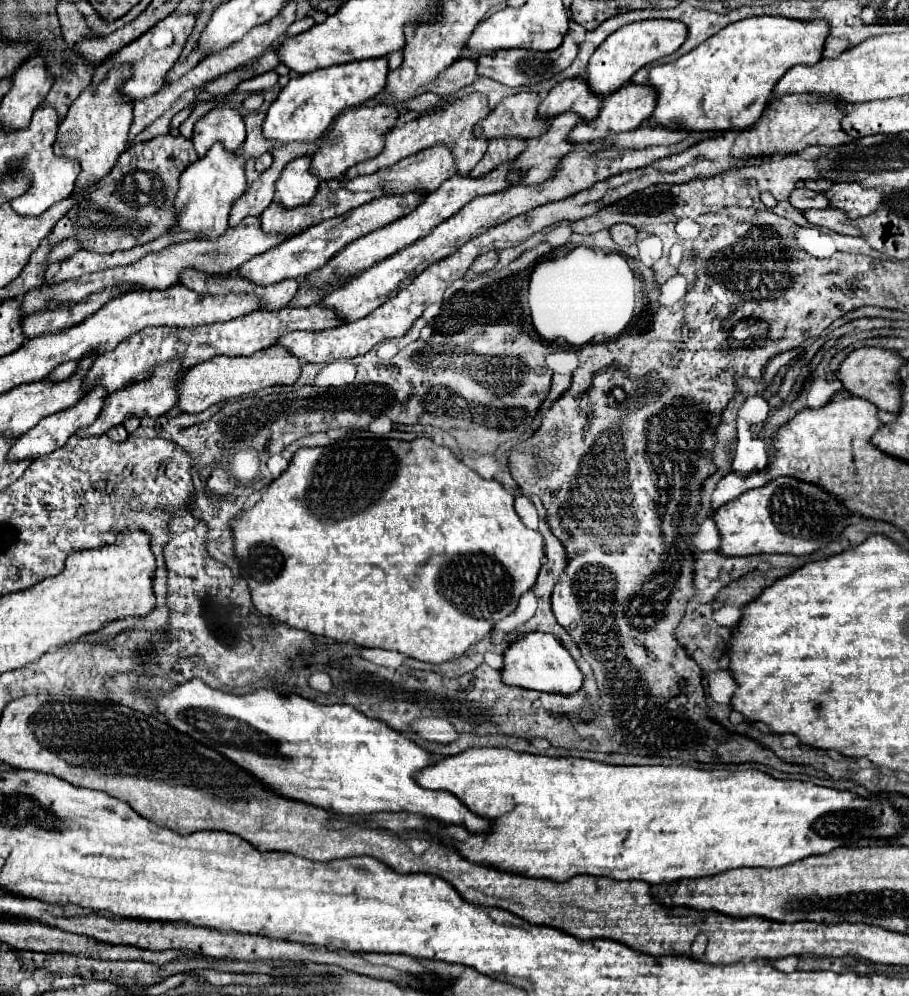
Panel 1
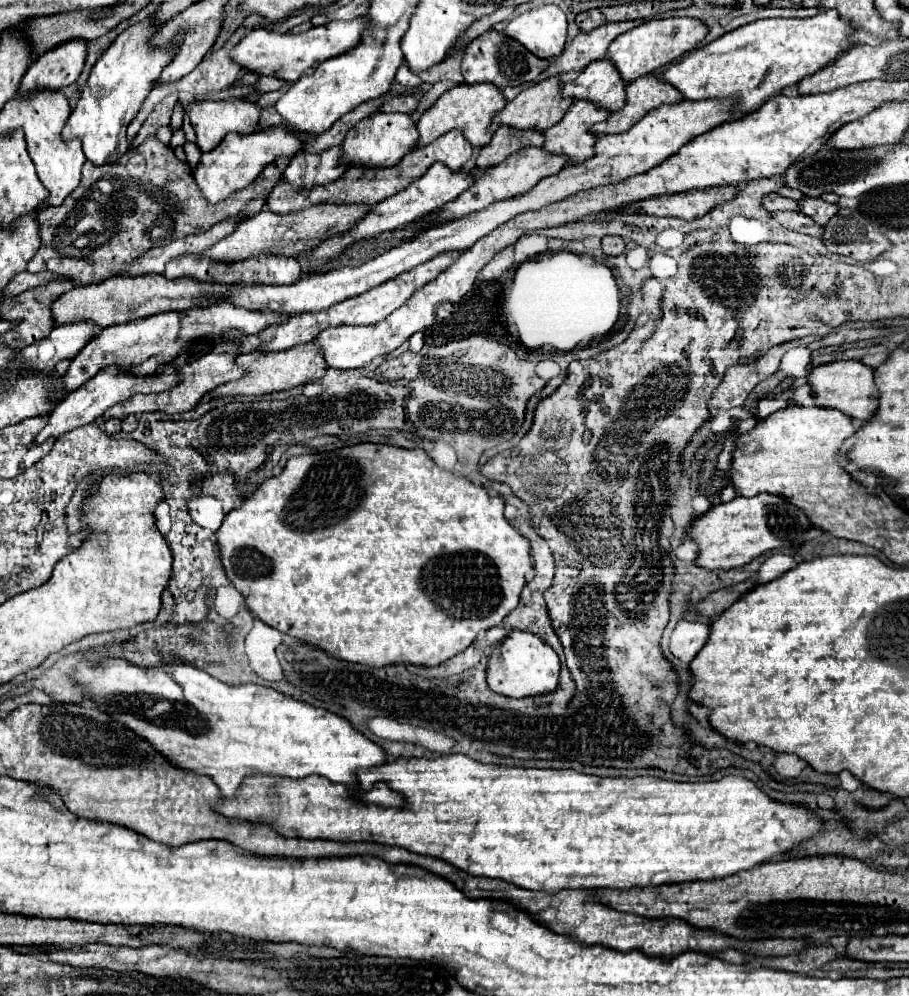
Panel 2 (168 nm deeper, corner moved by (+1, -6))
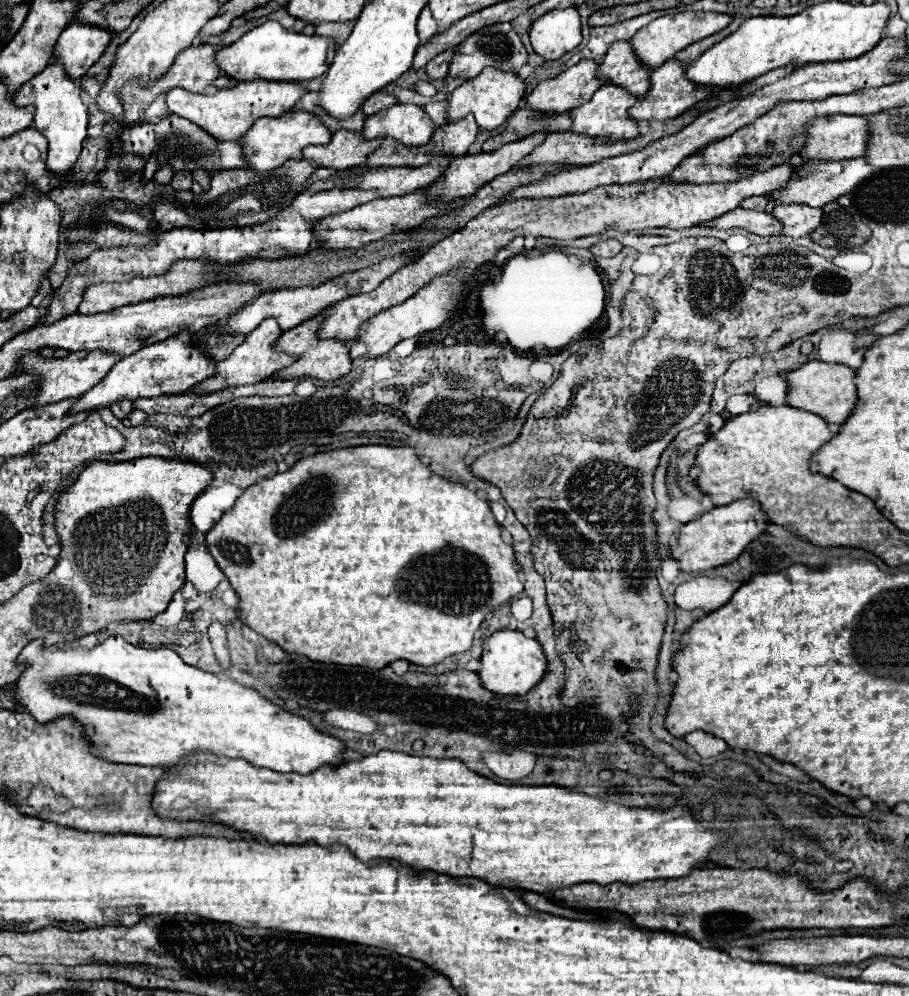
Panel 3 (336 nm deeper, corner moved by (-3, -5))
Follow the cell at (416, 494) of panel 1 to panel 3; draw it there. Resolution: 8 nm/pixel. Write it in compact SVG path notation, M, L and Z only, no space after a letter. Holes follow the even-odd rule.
M364 445L304 457L288 471L276 473L274 477L262 479L244 489L234 507L222 513L218 523L214 523L214 527L206 533L206 543L210 555L238 593L238 617L244 625L276 643L286 653L336 665L374 665L374 669L382 669L396 659L406 659L416 665L436 665L450 655L470 649L474 631L486 615L522 593L522 581L514 565L514 549L502 541L500 527L494 521L484 495L468 489L466 485L456 485L434 475L420 463L412 447Z

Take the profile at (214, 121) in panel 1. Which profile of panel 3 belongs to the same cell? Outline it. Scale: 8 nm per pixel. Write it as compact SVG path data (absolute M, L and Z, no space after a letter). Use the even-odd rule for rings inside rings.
M250 81L236 83L228 89L218 89L212 95L188 93L186 89L170 89L166 93L168 111L184 117L192 123L198 123L204 131L208 131L216 139L240 139L256 119L260 117L280 117L288 113L302 97L308 93L300 83L284 83L284 81Z

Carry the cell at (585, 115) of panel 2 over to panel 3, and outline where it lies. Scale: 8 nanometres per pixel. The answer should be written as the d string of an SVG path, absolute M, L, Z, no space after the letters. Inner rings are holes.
M602 85L594 97L572 109L570 115L572 115L572 129L574 133L580 133L580 135L588 135L588 137L600 137L600 139L610 139L610 141L622 141L622 139L634 139L640 135L640 123L636 119L630 119L628 115L628 109L638 101L638 97L630 95L628 91L622 91L622 87L606 87Z

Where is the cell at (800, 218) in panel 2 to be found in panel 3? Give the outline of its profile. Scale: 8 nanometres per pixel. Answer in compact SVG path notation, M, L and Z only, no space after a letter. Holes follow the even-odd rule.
M734 209L726 215L720 215L718 219L712 219L710 223L700 223L700 227L716 227L716 229L746 229L756 235L780 235L782 225L768 213L760 211L748 211L748 209Z

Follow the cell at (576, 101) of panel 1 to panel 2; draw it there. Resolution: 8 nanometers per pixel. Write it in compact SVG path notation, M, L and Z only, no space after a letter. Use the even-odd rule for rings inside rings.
M596 60L586 66L576 80L562 86L562 98L586 100L610 112L620 110L626 102L626 82L618 78L610 60Z

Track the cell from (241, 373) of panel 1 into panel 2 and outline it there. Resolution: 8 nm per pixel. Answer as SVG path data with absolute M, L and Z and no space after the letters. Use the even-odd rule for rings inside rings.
M300 344L300 346L294 346L290 350L282 350L282 352L250 352L250 354L240 354L240 356L236 356L236 362L240 364L240 368L246 370L246 374L240 380L232 380L228 384L220 384L212 392L208 392L210 398L262 396L262 394L270 394L270 392L292 390L296 386L304 386L308 382L314 382L314 380L322 378L326 368L328 368L314 344Z

